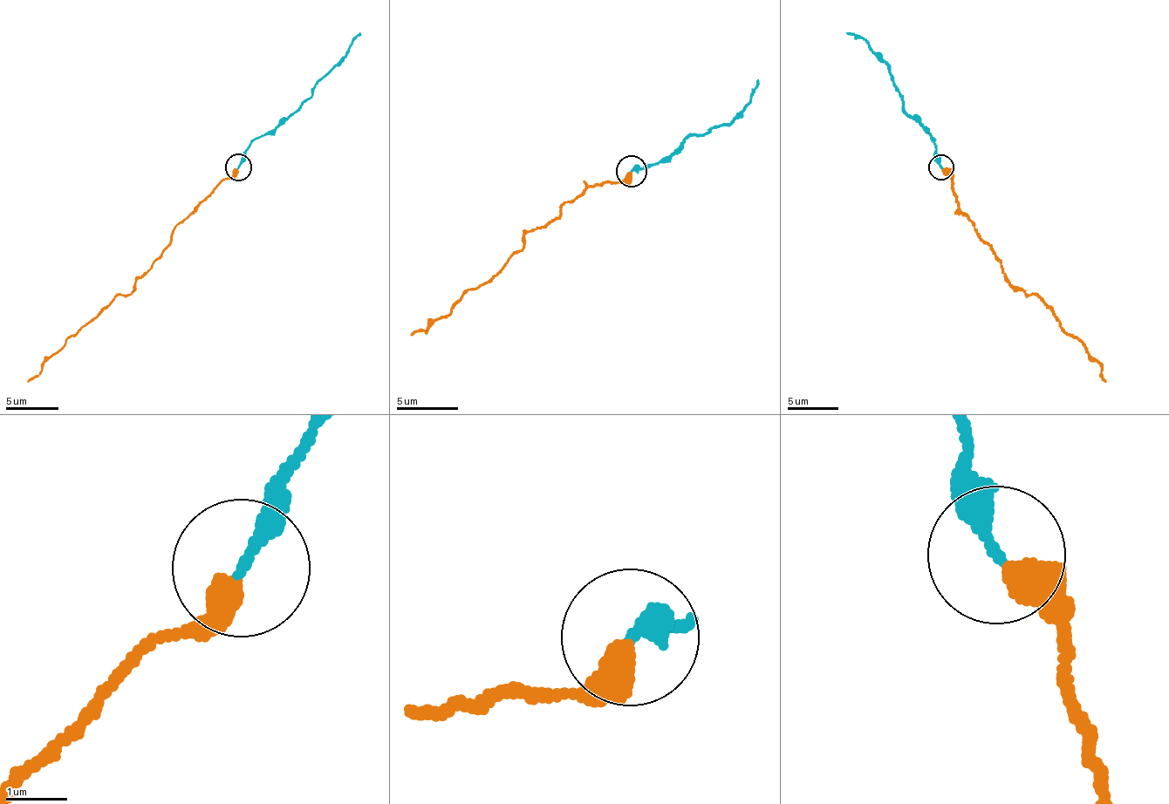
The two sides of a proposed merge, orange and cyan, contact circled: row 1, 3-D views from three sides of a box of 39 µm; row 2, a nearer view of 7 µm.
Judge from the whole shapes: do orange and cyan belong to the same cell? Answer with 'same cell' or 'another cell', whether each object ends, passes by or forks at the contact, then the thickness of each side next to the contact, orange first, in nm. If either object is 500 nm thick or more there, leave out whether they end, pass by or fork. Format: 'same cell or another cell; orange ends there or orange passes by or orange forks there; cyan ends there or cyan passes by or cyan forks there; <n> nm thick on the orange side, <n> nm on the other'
same cell; orange ends there; cyan ends there; 480 nm thick on the orange side, 280 nm on the other

